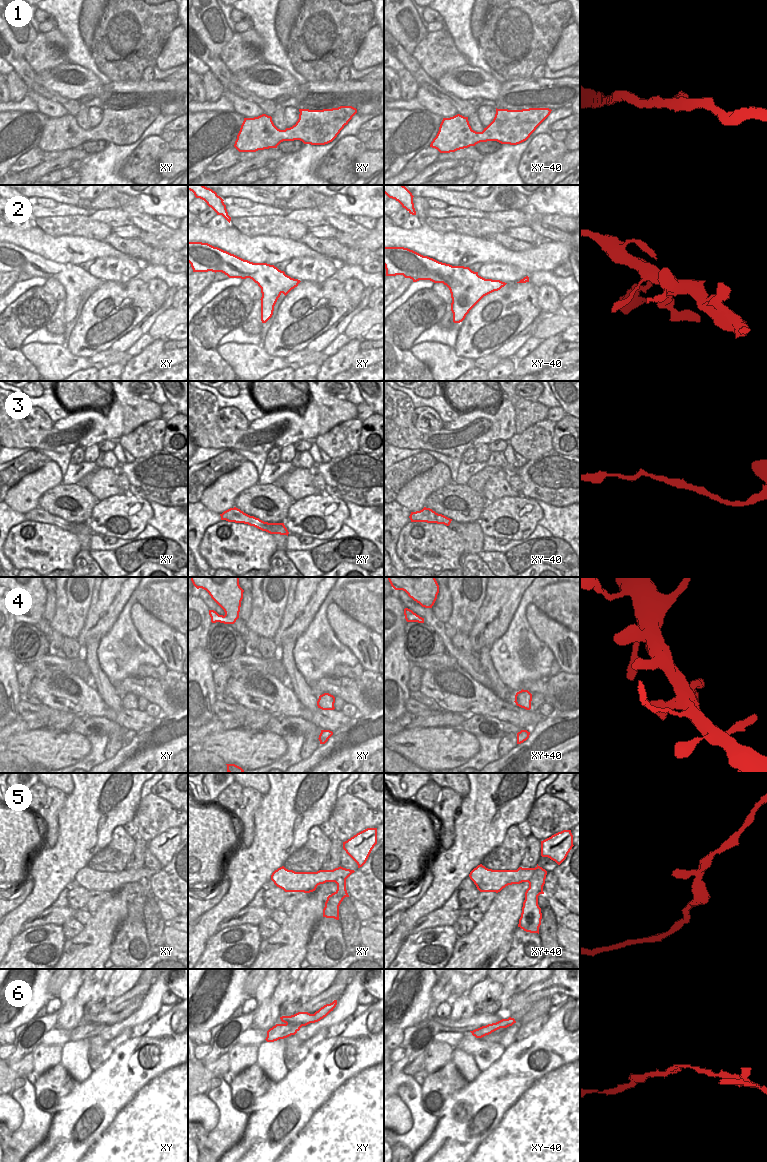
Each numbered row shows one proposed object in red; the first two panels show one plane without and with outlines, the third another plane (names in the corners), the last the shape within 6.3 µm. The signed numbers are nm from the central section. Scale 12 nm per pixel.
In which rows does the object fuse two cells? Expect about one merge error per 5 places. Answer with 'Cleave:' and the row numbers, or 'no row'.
Cleave: no row

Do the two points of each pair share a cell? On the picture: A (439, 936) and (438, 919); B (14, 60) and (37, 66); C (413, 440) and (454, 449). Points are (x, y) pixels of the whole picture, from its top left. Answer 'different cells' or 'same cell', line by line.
A: different cells
B: different cells
C: same cell

